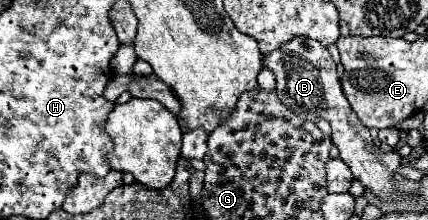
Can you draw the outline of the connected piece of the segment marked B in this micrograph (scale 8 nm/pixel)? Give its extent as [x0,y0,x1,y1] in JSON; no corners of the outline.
[264,36,406,202]

